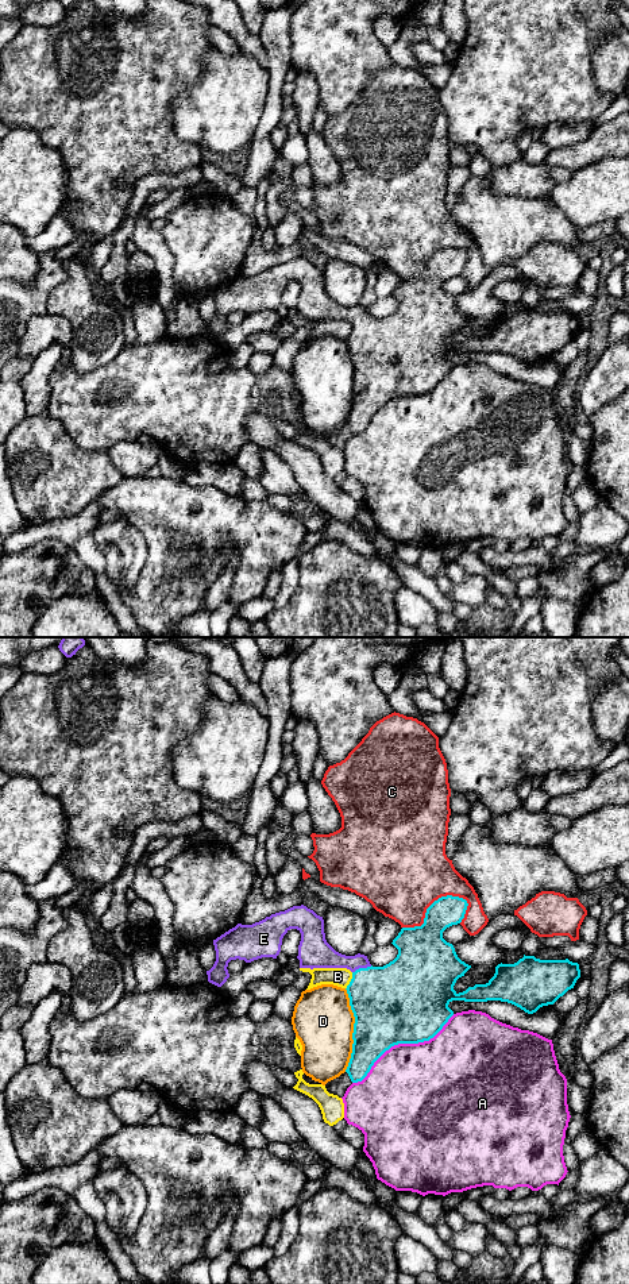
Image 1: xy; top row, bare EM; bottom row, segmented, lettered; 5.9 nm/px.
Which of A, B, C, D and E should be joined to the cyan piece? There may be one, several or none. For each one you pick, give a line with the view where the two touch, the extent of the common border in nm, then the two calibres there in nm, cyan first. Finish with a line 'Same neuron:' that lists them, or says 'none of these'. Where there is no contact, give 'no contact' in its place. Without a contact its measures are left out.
E: meets cyan in xy; contact 130 nm long; 420 nm thick on the cyan side, 150 nm on the other
Same neuron: E

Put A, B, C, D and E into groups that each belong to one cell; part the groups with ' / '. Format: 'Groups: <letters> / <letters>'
Groups: A / B / C / D / E

